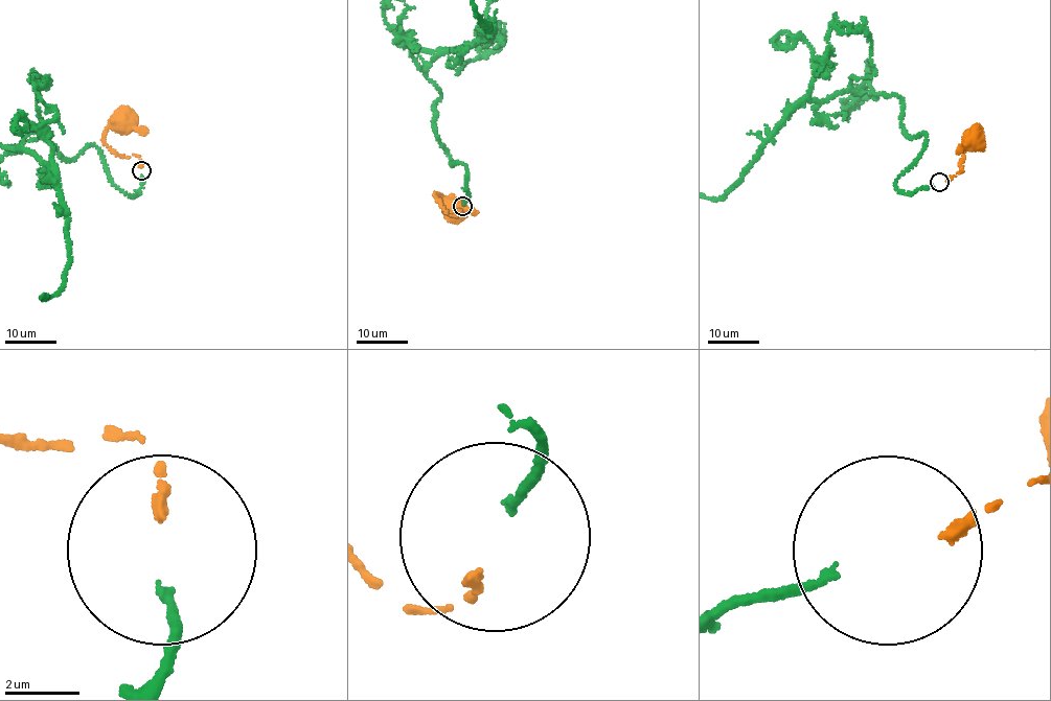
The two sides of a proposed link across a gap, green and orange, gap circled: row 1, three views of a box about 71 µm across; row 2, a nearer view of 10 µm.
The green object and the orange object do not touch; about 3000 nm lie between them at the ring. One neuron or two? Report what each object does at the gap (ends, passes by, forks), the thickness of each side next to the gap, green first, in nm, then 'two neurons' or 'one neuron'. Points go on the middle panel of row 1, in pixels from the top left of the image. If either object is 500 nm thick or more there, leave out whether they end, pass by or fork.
green ends there; orange ends there; 200 nm thick on the green side, 300 nm on the other; one neuron

